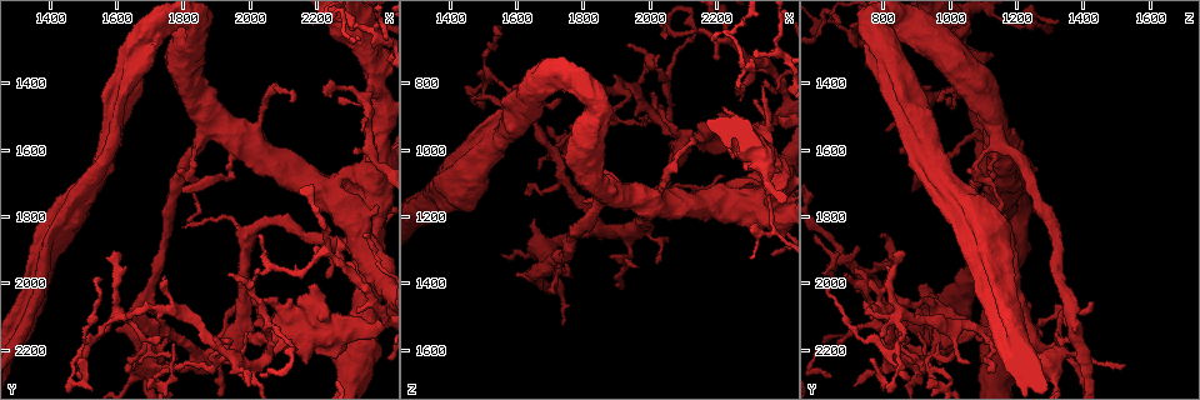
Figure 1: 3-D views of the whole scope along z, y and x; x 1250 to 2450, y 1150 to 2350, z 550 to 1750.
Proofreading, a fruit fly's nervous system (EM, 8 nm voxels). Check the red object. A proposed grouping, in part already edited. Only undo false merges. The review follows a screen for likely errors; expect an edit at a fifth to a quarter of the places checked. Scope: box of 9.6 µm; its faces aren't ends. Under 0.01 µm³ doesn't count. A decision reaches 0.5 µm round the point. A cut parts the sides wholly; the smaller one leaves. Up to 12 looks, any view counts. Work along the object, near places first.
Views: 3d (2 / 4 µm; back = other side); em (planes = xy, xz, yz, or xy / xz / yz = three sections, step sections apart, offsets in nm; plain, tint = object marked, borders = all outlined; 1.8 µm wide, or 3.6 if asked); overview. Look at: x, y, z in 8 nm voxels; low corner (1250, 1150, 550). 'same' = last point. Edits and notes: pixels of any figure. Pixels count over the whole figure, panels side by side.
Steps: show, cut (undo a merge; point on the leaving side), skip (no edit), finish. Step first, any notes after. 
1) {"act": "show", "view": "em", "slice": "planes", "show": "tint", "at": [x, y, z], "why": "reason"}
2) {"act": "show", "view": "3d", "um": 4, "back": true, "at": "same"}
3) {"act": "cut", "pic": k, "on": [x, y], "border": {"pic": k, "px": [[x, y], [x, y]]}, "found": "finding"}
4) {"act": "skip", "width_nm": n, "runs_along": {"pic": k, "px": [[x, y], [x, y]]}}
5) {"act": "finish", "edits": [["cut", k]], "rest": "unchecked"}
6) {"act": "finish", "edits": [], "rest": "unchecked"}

{"act": "show", "view": "em", "um": 3.6, "slice": "planes", "show": "plain", "at": [2010, 1560, 1150], "why": "sudden change in width"}

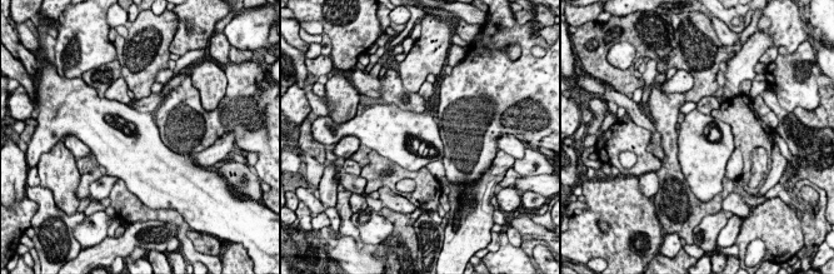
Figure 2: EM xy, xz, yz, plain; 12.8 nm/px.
{"act": "show", "view": "em", "um": 3.6, "slice": "planes", "show": "tint", "at": "same"}

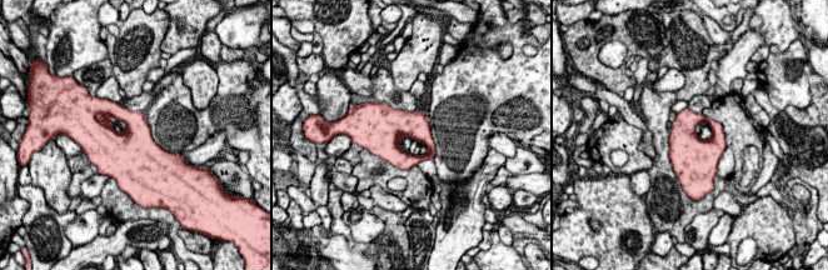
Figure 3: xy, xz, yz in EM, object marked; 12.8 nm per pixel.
{"act": "skip", "found": "continuous, no second neuron"}

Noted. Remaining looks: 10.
{"act": "show", "view": "3d", "um": 2, "at": [1820, 1680, 1080], "why": "closes a loop"}

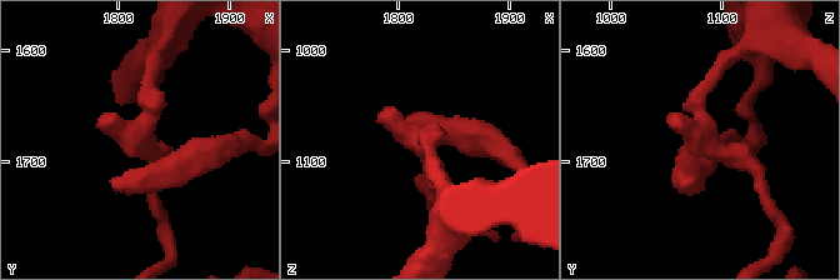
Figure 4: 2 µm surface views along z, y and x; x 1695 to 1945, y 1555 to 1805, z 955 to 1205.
{"act": "show", "view": "em", "um": 3.6, "slice": "xy", "step": 4, "show": "tint", "at": [1822, 1688, 1086]}

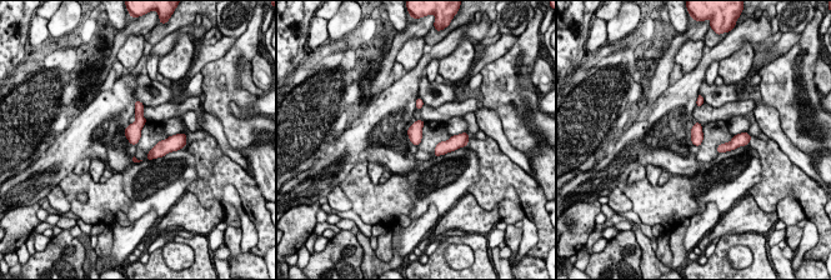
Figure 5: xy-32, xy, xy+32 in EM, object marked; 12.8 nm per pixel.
{"act": "show", "view": "em", "um": 3.6, "slice": "planes", "show": "tint", "at": "same"}

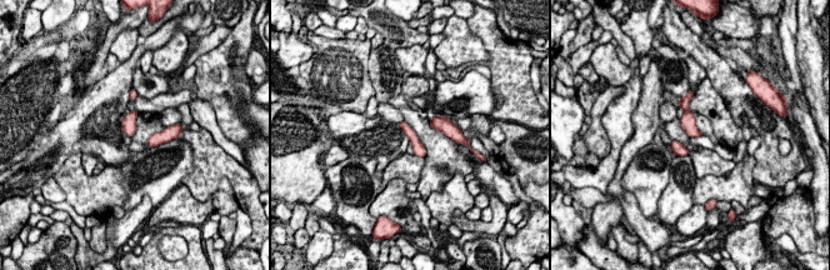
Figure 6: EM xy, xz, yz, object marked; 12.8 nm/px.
{"act": "skip", "runs_along": {"pic": 6, "px": [[404, 125], [423, 153]]}, "found": "one neuron here"}

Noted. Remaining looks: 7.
{"act": "show", "view": "3d", "um": 2, "at": [1770, 2080, 790], "why": "calibre changes"}

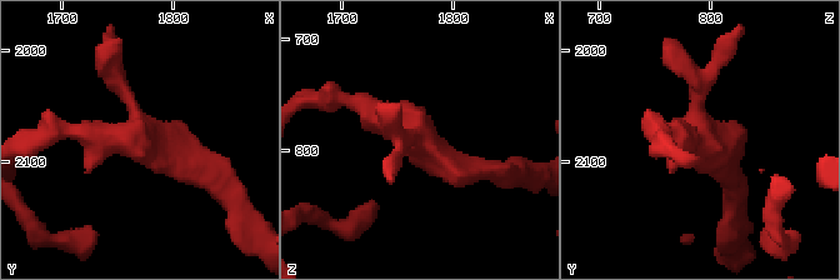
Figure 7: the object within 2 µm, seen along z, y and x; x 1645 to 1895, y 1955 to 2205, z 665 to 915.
{"act": "show", "view": "em", "slice": "planes", "show": "tint", "at": [1762, 2078, 780], "why": "shape alone is not enough"}

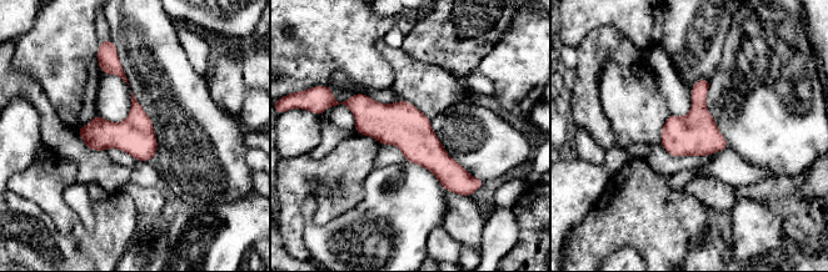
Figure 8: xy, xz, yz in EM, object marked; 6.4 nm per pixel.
{"act": "skip", "runs_along": {"pic": 8, "px": [[348, 102], [400, 124], [468, 180]]}, "found": "continuous, no second neuron"}

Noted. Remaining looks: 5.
{"act": "show", "view": "3d", "um": 4, "at": [1500, 2200, 840], "why": "branch point"}

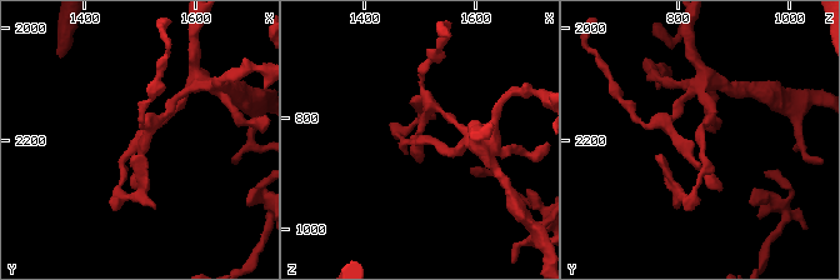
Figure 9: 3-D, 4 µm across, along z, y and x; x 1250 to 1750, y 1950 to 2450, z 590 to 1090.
{"act": "show", "view": "em", "slice": "planes", "show": "tint", "at": [1500, 2200, 845], "why": "shape alone is not enough"}

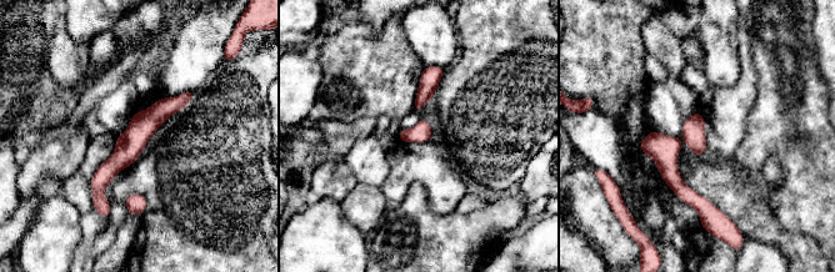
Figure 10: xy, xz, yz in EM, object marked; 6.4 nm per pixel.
{"act": "skip", "runs_along": {"pic": 10, "px": [[189, 94], [106, 171], [100, 200]]}, "found": "continuous, no second neuron"}

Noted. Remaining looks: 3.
{"act": "show", "view": "3d", "um": 2, "at": [2110, 2180, 970], "why": "looks like a crossing"}

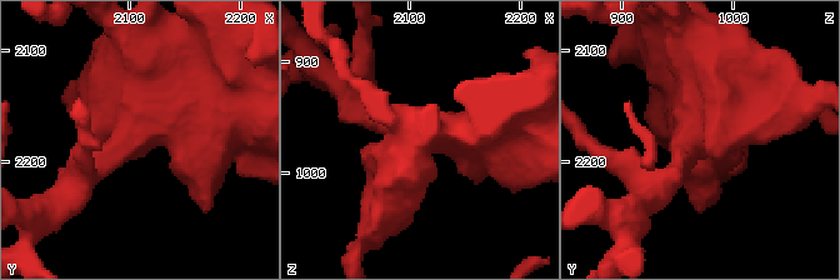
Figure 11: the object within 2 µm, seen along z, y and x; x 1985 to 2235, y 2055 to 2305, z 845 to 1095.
{"act": "show", "view": "em", "um": 3.6, "slice": "xy", "step": 8, "show": "tint", "at": [2106, 2174, 970]}

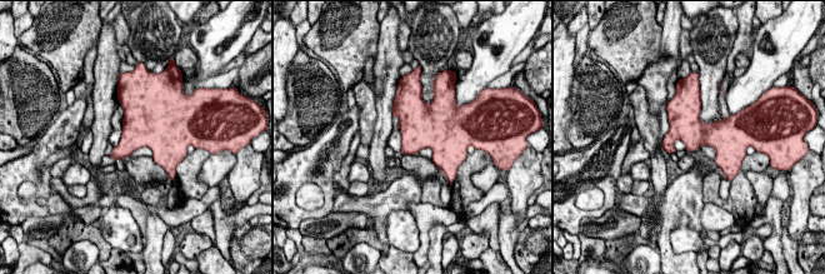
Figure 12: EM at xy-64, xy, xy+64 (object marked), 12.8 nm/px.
{"act": "show", "view": "em", "um": 3.6, "slice": "yz", "step": 16, "show": "tint", "at": "same", "why": "another direction"}

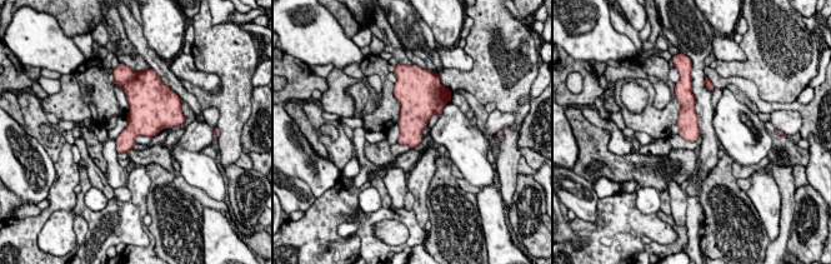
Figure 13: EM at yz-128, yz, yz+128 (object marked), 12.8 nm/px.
{"act": "skip", "width_nm": 240, "found": "one neuron here"}

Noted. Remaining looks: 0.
{"act": "finish", "edits": [], "rest": "unchecked"}

